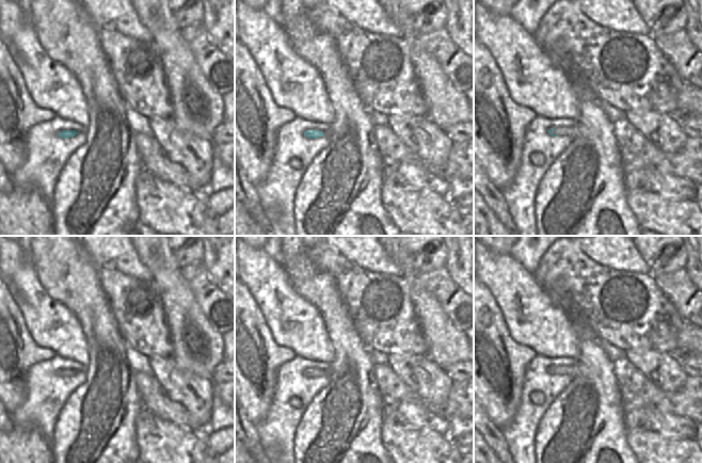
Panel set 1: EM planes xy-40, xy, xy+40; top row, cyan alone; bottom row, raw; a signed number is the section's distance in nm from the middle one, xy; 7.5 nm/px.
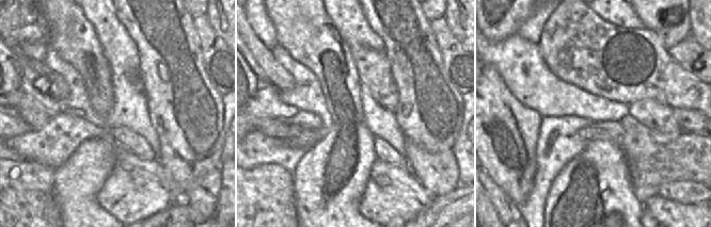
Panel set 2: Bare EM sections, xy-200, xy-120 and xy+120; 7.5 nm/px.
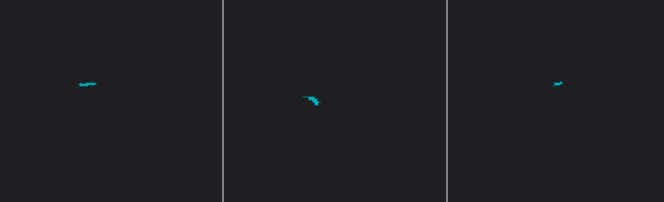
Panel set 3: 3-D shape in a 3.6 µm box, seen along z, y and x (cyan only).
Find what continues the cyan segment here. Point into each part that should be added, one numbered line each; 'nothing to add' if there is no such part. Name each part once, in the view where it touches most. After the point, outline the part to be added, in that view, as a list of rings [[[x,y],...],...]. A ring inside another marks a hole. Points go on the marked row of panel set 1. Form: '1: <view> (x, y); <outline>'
1: xy+40 (572, 132); [[[554,128],[552,134],[558,137],[570,137],[574,139],[577,135],[577,128]]]

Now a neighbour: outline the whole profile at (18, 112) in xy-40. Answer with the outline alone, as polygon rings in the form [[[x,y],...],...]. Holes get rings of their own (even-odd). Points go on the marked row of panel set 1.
[[[0,36],[0,162],[9,175],[18,171],[27,159],[27,133],[29,129],[36,124],[49,122],[55,116],[53,111],[41,109],[33,101],[25,80],[10,54],[7,43]]]

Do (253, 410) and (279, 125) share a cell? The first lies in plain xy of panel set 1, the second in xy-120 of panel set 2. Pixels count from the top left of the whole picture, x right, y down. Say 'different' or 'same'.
different

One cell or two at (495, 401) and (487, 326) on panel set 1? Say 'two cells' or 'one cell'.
one cell

